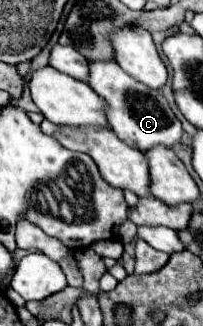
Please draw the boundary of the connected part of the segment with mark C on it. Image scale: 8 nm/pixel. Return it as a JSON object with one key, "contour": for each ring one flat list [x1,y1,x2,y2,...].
{"contour":[[89,61,87,83,107,103,107,123,127,145,147,151,153,145,173,147,181,139,181,123,173,115,161,91,149,89,131,75,127,75,115,61]]}

